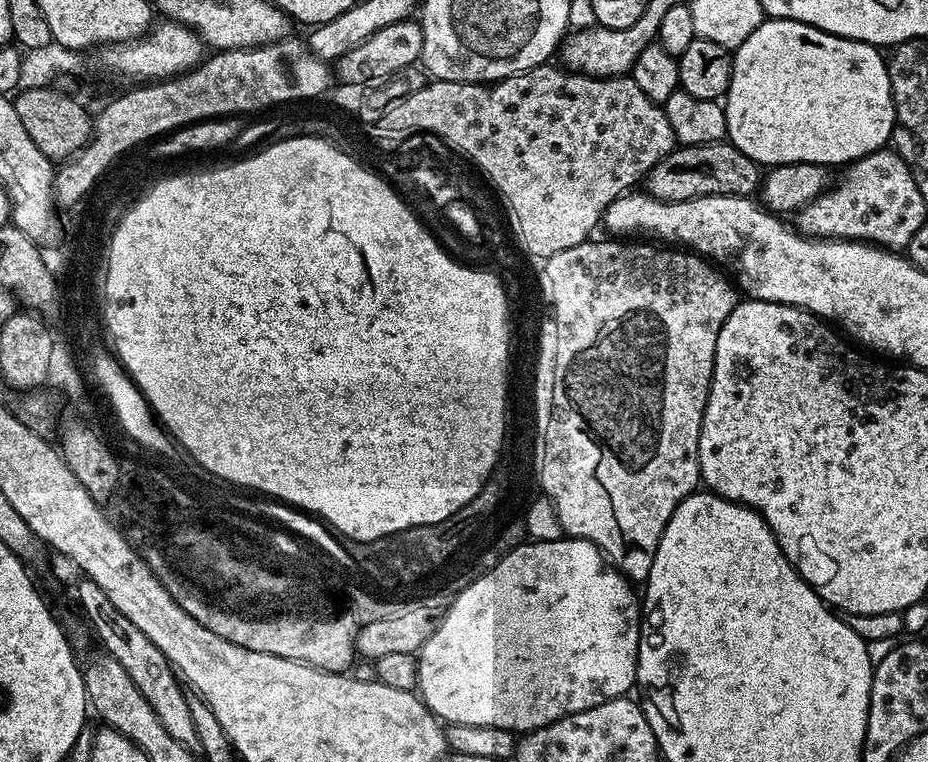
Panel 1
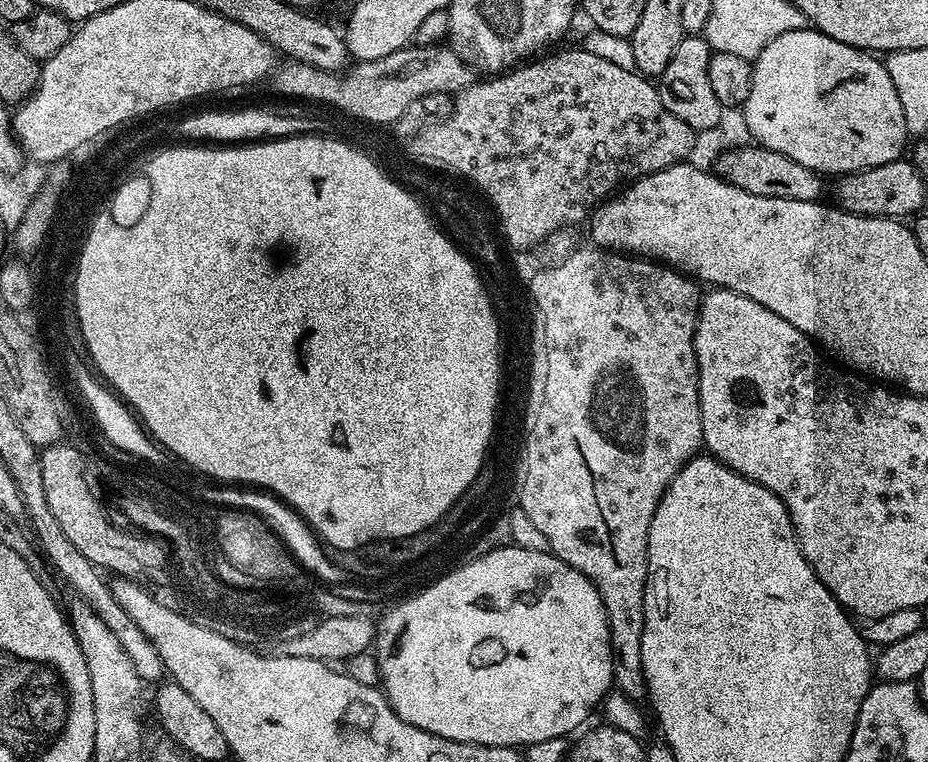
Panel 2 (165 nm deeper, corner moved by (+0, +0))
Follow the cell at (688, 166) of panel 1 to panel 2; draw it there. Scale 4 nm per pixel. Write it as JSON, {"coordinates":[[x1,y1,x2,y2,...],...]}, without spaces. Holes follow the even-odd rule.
{"coordinates":[[751,147,732,148,722,153,716,160,715,175,738,186,738,190,746,190,746,194,758,194,762,198,790,198,798,202,810,202,823,197,820,196,824,192,821,173,802,166,802,162,794,162,794,158,786,158,786,154,778,154,769,148]]}

